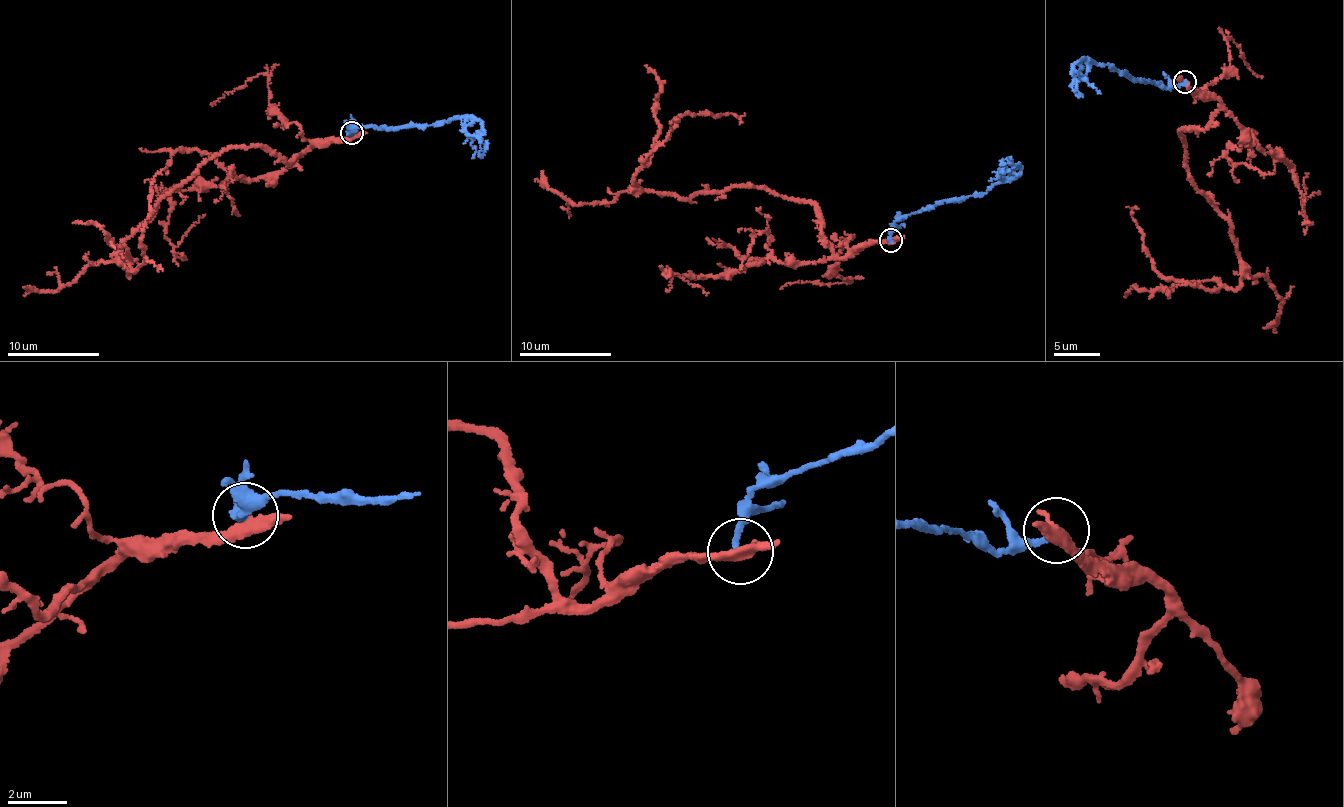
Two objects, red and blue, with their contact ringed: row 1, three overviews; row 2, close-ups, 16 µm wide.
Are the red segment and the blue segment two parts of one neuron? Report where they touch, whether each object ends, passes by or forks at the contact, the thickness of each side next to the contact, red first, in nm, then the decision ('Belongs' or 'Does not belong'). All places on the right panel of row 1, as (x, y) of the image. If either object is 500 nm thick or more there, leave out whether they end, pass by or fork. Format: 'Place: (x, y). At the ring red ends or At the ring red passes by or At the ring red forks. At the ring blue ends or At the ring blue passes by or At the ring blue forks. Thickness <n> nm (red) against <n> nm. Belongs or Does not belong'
Place: (1184, 82). At the ring red passes by. At the ring blue ends. Thickness 320 nm (red) against 240 nm. Does not belong

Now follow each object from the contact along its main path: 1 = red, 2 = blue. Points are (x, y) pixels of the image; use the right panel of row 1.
1: (1184, 82), (1219, 101), (1204, 130), (1182, 130), (1186, 164), (1228, 220), (1241, 284), (1166, 278), (1138, 208)
2: (1184, 82), (1165, 86), (1134, 80), (1107, 64), (1092, 62), (1089, 71), (1072, 84), (1072, 90), (1082, 97)

